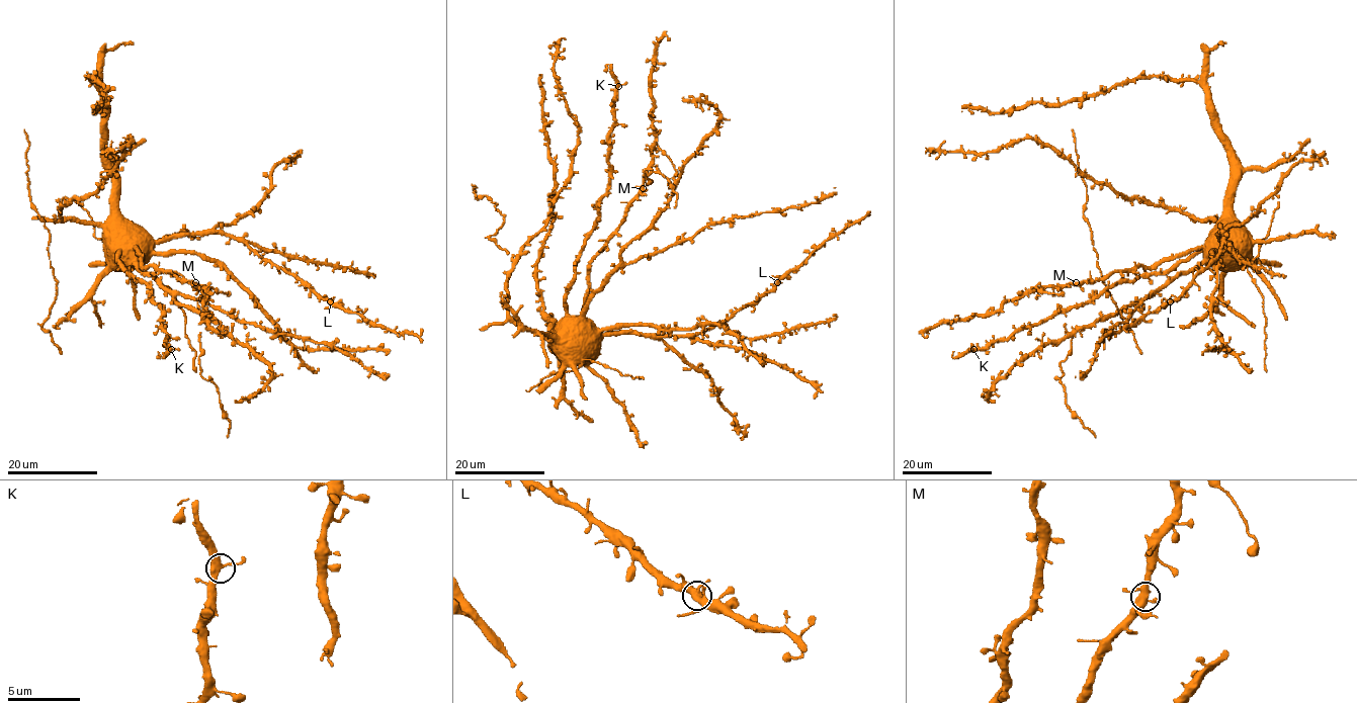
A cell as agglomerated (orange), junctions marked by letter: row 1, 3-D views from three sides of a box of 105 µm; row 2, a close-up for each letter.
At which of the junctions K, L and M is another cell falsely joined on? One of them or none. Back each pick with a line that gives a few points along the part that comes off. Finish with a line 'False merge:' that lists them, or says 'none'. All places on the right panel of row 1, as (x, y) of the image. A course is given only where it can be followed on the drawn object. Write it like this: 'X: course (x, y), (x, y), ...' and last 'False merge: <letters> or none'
False merge: none

